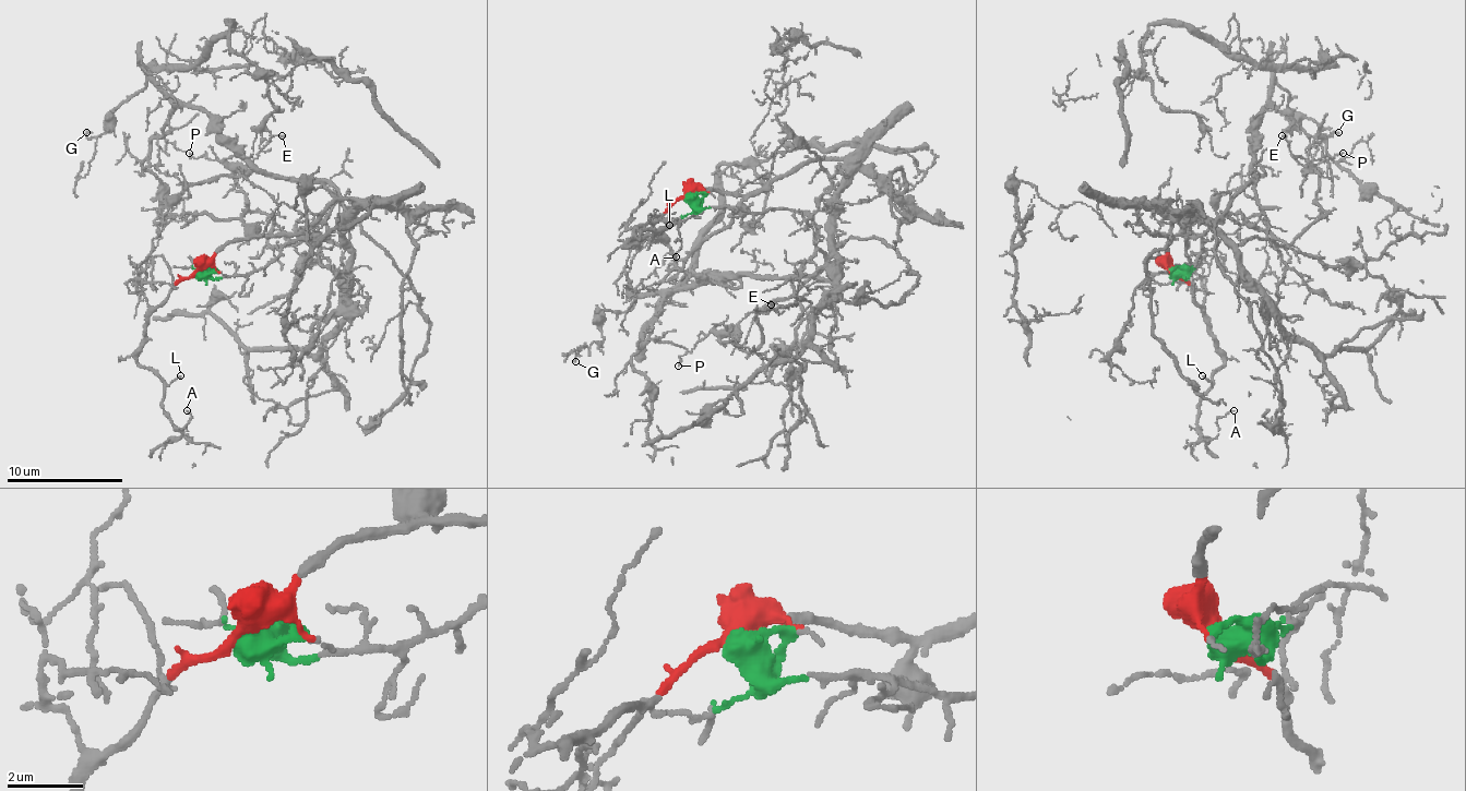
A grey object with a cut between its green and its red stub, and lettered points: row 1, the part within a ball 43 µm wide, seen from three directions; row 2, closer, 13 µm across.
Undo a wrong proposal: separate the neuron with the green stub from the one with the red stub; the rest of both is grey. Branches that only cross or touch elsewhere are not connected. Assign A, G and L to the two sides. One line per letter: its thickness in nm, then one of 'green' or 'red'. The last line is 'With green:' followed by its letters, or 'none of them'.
A: 90 nm | red
G: 130 nm | green
L: 110 nm | red
With green: G

